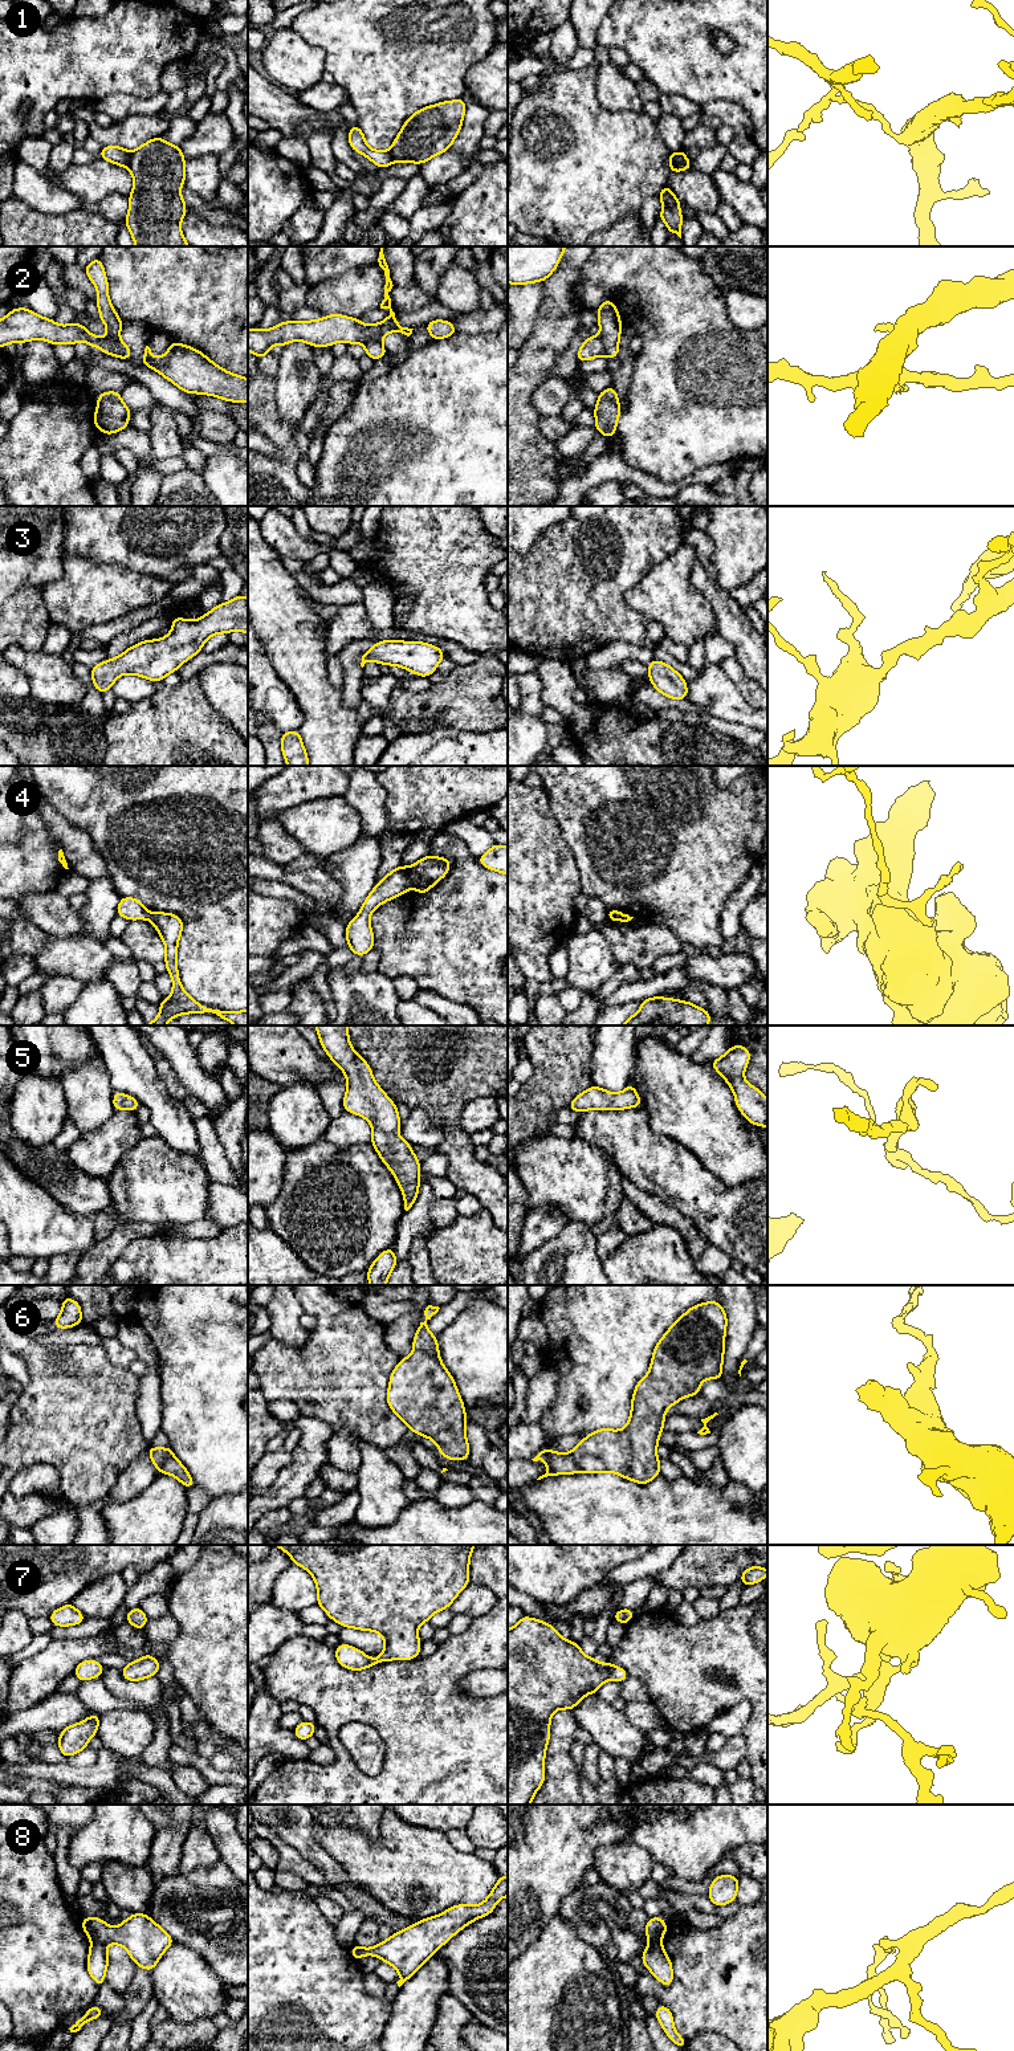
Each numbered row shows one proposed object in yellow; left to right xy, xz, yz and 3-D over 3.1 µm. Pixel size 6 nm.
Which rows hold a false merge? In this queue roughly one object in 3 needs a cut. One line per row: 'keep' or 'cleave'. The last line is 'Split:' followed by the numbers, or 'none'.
1: cleave
2: cleave
3: keep
4: cleave
5: keep
6: cleave
7: keep
8: cleave
Split: 1, 2, 4, 6, 8

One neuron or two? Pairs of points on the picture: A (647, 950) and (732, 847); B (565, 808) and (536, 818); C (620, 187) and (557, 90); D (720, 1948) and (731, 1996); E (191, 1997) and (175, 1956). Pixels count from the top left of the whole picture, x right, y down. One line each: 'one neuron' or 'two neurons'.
A: two neurons
B: two neurons
C: one neuron
D: one neuron
E: one neuron

